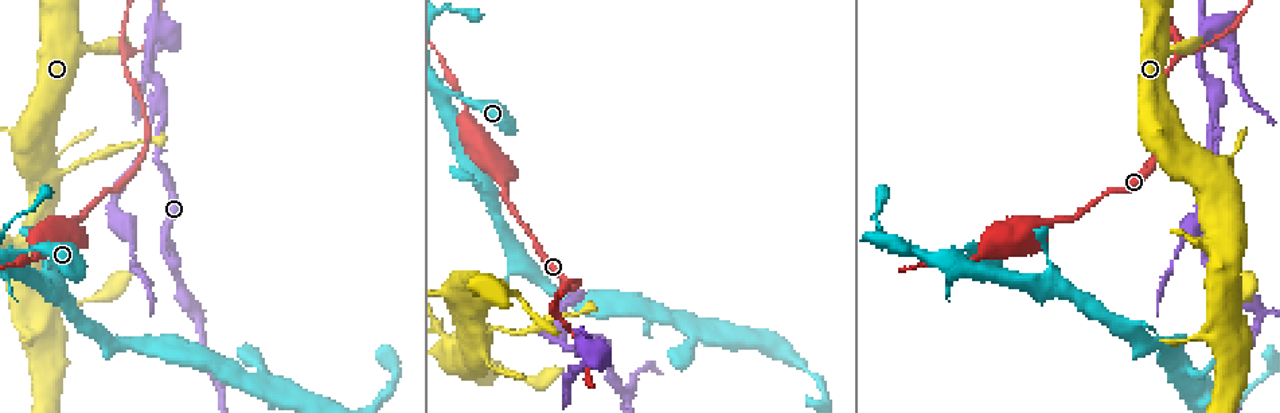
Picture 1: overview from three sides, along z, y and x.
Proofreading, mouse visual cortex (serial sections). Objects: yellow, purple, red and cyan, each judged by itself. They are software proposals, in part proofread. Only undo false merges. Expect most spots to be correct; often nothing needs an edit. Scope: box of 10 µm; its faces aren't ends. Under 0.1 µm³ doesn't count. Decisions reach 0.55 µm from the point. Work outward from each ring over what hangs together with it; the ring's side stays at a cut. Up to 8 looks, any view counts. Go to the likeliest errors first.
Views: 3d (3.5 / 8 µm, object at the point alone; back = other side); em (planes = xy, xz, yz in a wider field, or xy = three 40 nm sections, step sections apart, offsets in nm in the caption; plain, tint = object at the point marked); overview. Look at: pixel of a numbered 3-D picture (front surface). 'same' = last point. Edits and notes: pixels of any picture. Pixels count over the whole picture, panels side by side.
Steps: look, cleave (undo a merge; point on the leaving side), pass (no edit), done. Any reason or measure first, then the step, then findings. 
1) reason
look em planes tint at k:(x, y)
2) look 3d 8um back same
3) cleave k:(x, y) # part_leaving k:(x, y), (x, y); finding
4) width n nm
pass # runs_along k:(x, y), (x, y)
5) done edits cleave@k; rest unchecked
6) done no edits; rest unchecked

branch point
look 3d 3.5um back at 1:(556, 314)

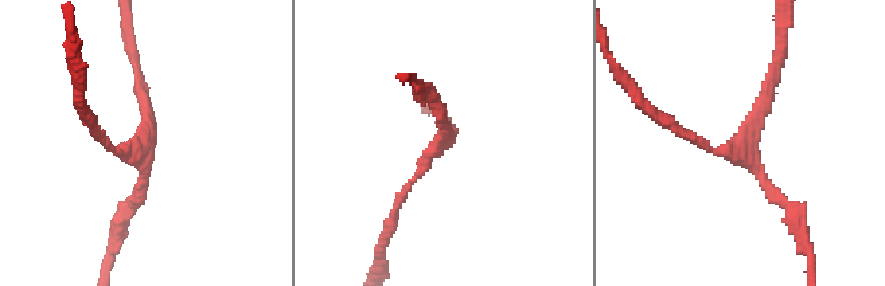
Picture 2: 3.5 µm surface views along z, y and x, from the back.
arms 3; arm_widths 150, 200, 200 nm
pass # runs_along 2:(796, 226), (741, 152), (679, 130); all the same cell

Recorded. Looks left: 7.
arms run side by side
look 3d 3.5um back at 1:(163, 114)

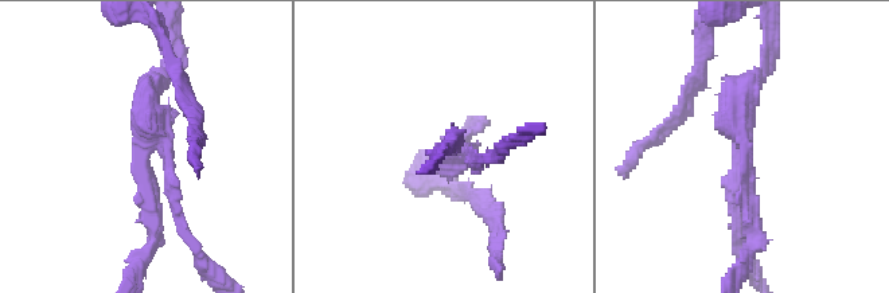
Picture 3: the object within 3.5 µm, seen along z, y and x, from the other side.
look em xy step 5 tint at 3:(142, 151)

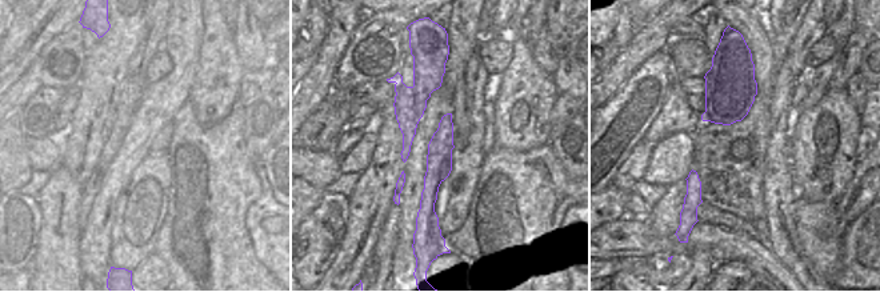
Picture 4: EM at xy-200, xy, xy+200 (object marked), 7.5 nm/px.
arm_widths 150, 200, 300 nm
cleave 3:(175, 184) # part_leaving 3:(160, 140), (182, 231), (202, 260); a second cell is stuck on

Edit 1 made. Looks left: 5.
a narrow waist
look 3d 8um at 1:(596, 334)

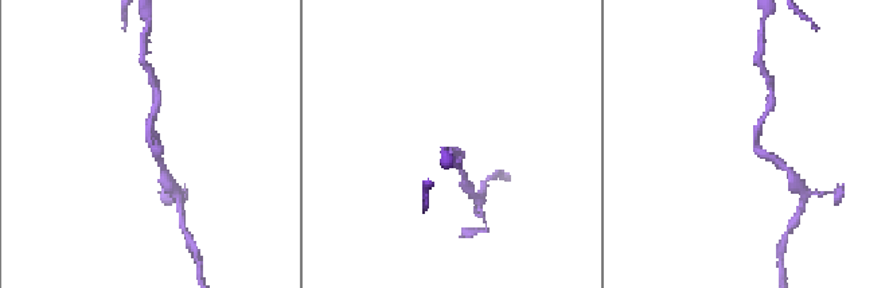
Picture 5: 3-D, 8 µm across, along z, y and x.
arm_widths 200, 200 nm; now the EM
look em xy step 2 tint same

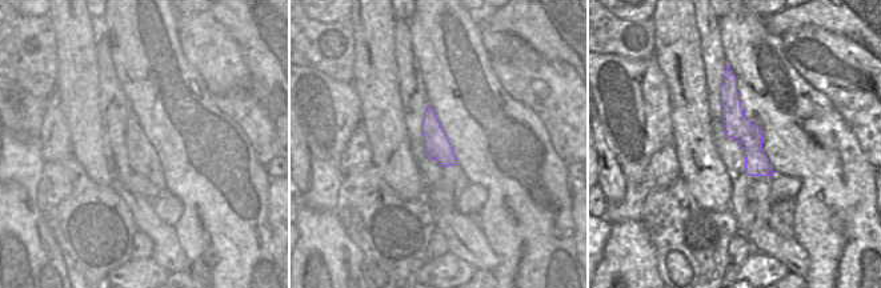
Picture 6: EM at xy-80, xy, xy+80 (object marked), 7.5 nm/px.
pass # runs_along 5:(771, 104), (755, 148), (775, 159); one cell here

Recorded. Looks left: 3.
done edits cleave@3; rest unchecked

